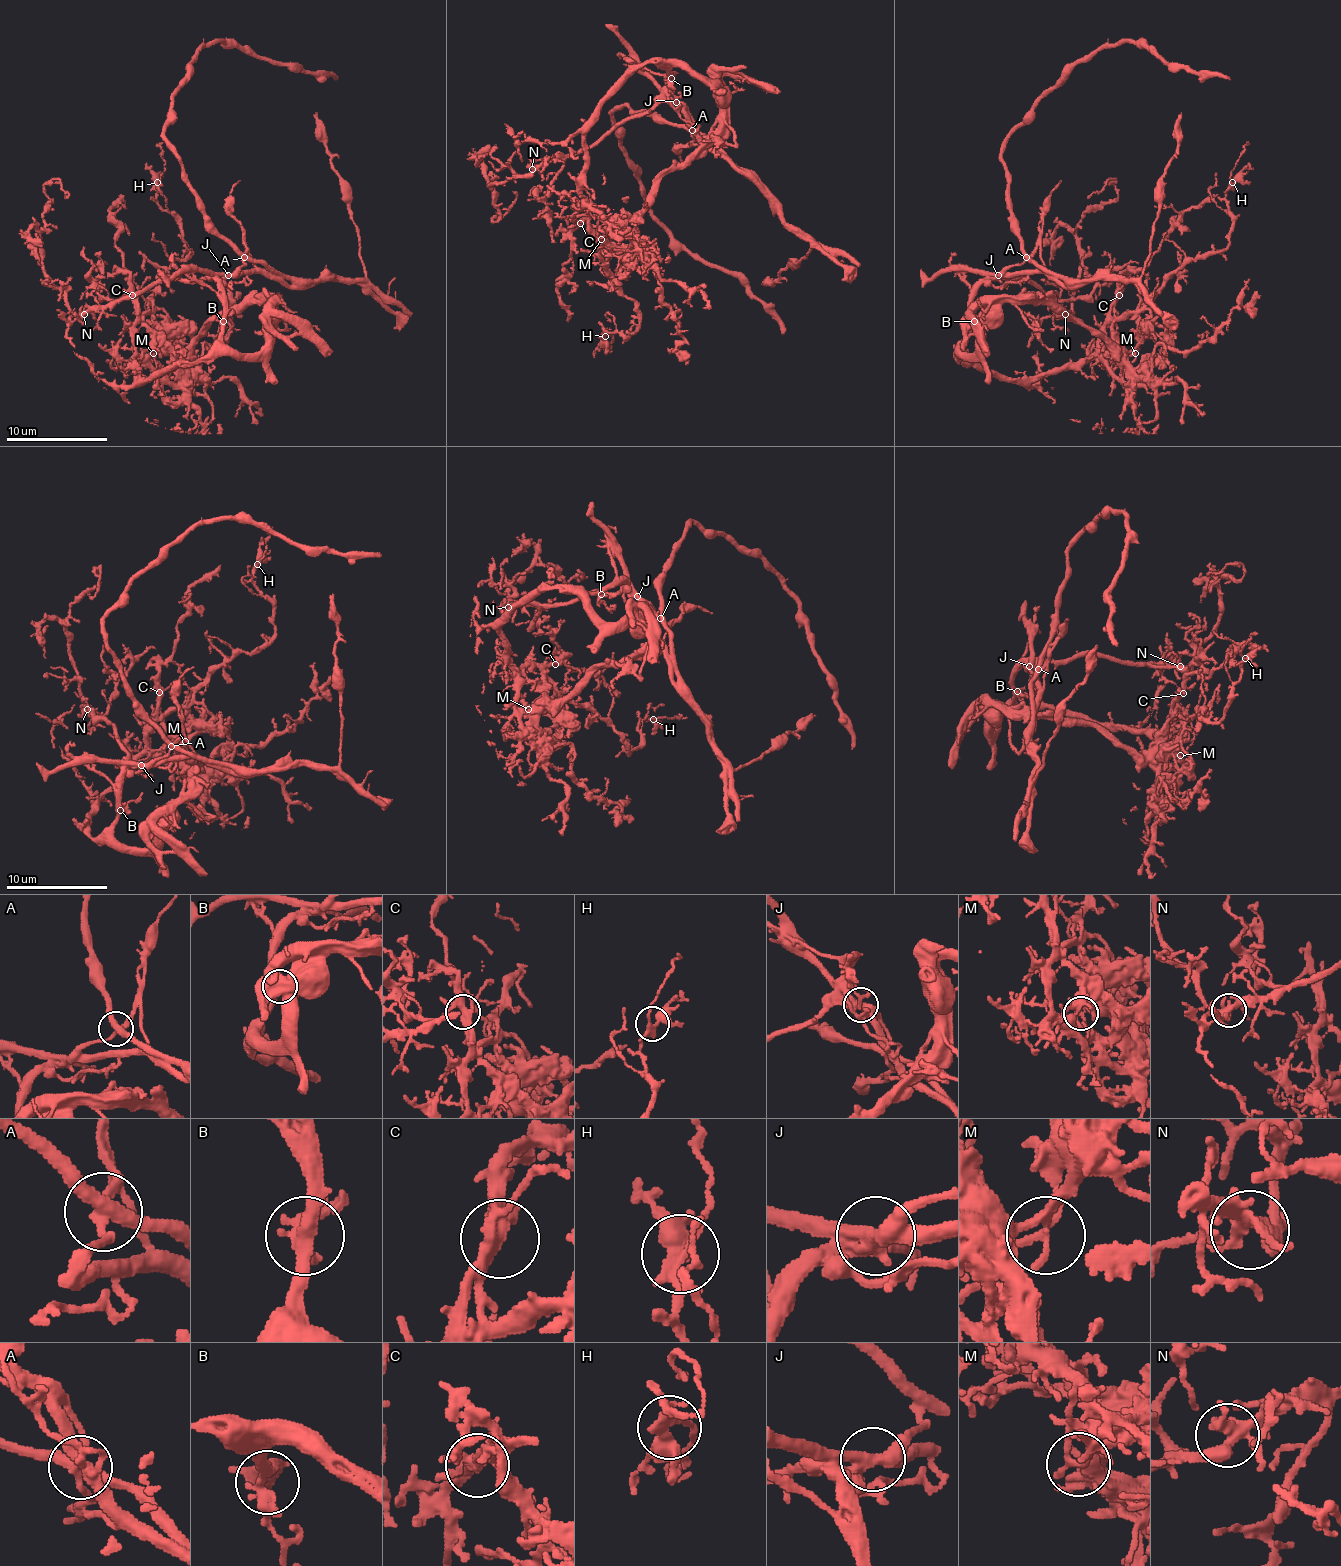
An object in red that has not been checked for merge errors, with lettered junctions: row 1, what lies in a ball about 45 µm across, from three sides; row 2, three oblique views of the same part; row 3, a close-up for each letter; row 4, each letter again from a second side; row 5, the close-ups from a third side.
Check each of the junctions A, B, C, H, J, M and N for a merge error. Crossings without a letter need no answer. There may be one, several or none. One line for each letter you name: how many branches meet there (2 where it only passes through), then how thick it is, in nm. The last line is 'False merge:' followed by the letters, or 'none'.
A: 4 | 340 nm
C: 6 | 360 nm
J: 2 | 480 nm
M: 4 | 220 nm
False merge: A, C, J, M

